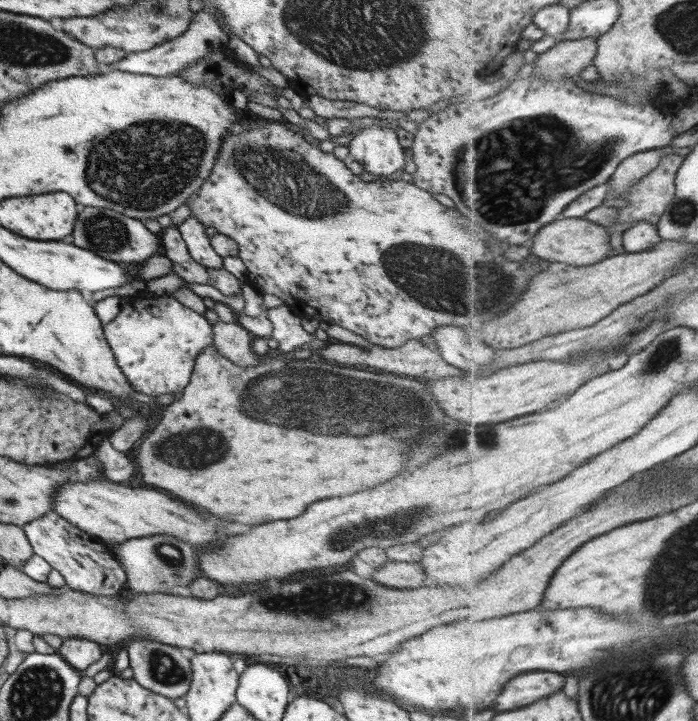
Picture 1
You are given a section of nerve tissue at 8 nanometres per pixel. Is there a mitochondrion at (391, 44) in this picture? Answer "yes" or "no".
yes

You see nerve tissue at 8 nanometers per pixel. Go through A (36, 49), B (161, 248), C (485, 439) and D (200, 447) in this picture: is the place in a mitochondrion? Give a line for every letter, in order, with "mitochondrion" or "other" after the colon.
A: mitochondrion
B: other
C: mitochondrion
D: mitochondrion

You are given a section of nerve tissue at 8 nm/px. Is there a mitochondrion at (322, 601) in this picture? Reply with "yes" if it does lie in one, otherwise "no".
yes

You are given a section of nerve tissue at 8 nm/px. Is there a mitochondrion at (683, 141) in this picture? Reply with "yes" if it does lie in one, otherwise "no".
no

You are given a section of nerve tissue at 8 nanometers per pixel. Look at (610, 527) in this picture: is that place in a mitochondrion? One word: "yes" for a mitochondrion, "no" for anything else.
no

